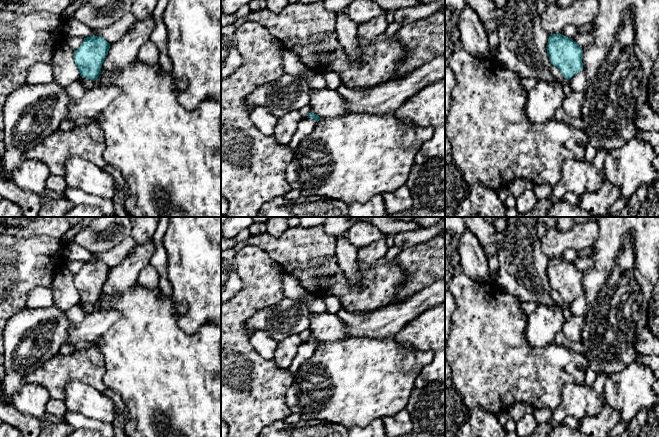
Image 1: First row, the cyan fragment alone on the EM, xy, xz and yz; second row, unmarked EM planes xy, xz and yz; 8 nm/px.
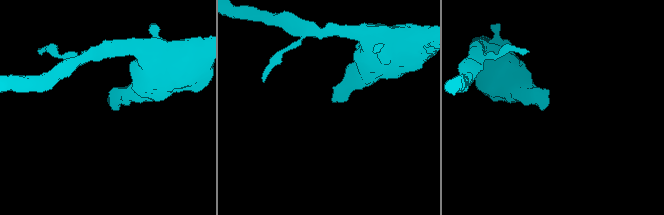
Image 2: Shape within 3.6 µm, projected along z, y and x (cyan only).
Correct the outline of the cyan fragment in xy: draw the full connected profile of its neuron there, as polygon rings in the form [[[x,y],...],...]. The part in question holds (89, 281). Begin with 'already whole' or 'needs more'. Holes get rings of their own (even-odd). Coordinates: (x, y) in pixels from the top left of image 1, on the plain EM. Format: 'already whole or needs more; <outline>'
already whole; [[[93,259],[84,262],[83,267],[74,276],[74,285],[80,300],[95,305],[100,299],[109,272],[110,268],[103,261]]]

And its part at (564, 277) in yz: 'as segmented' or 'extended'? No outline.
as segmented

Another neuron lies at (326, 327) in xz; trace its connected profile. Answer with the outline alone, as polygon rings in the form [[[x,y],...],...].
[[[311,312],[311,336],[323,342],[339,342],[348,339],[347,328],[337,314]]]

